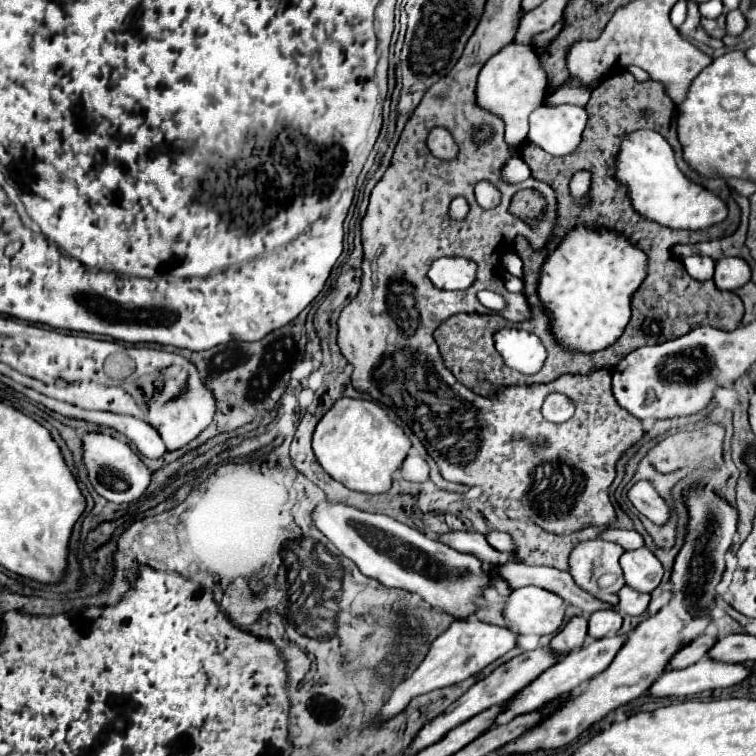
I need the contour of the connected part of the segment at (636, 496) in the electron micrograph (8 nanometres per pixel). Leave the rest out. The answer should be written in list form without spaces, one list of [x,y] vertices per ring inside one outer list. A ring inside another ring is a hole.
[[[640,481],[636,483],[630,491],[628,491],[628,499],[632,501],[632,505],[646,515],[650,521],[654,521],[656,525],[664,525],[670,517],[670,505],[658,495],[658,491],[648,483],[648,481]]]

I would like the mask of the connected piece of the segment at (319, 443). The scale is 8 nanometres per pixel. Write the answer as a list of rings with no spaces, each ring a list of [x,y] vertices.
[[[342,397],[320,419],[314,431],[312,449],[322,469],[330,477],[352,491],[376,495],[386,493],[392,487],[394,473],[400,469],[402,461],[412,449],[412,441],[378,403]]]

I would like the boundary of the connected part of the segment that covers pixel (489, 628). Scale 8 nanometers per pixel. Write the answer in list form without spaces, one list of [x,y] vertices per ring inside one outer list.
[[[478,619],[472,621],[454,621],[440,637],[434,639],[434,643],[430,645],[430,651],[426,655],[426,659],[422,661],[422,665],[404,681],[400,683],[392,695],[386,699],[386,703],[378,709],[376,717],[374,717],[374,725],[382,725],[388,719],[396,717],[400,711],[404,711],[404,707],[418,695],[430,693],[434,689],[442,689],[454,683],[460,683],[464,679],[468,679],[470,675],[482,671],[486,665],[490,665],[492,661],[496,661],[498,657],[502,657],[504,653],[508,653],[510,649],[516,647],[516,639],[518,635],[512,633],[510,629],[504,627],[496,627],[496,625],[488,625],[482,623]]]

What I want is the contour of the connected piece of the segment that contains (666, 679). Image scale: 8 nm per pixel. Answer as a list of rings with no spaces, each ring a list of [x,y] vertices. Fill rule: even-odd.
[[[702,657],[702,661],[686,669],[662,673],[660,679],[656,679],[648,689],[648,695],[650,697],[688,697],[708,689],[736,685],[742,679],[746,679],[748,673],[750,671],[744,663],[730,665],[730,663],[718,663],[708,657]]]

